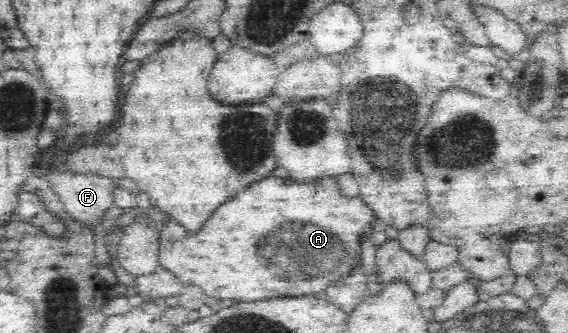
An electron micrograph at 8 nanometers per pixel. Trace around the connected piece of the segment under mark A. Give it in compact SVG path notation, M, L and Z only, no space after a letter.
M270 175L216 209L210 221L196 233L196 237L190 239L186 237L184 229L180 229L176 223L170 223L162 231L159 265L174 273L185 286L196 285L206 297L215 297L224 303L226 299L230 299L230 303L250 303L258 299L264 301L302 295L322 297L330 285L344 282L355 273L354 269L361 267L362 235L370 233L377 217L360 196L342 193L337 176L316 181L320 183L298 183L294 179Z

